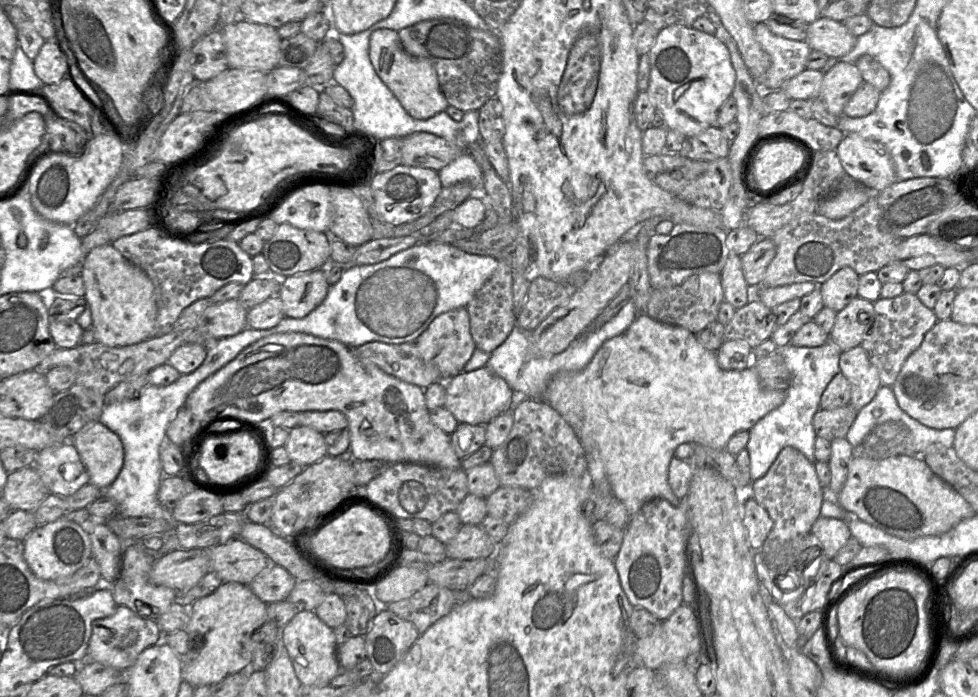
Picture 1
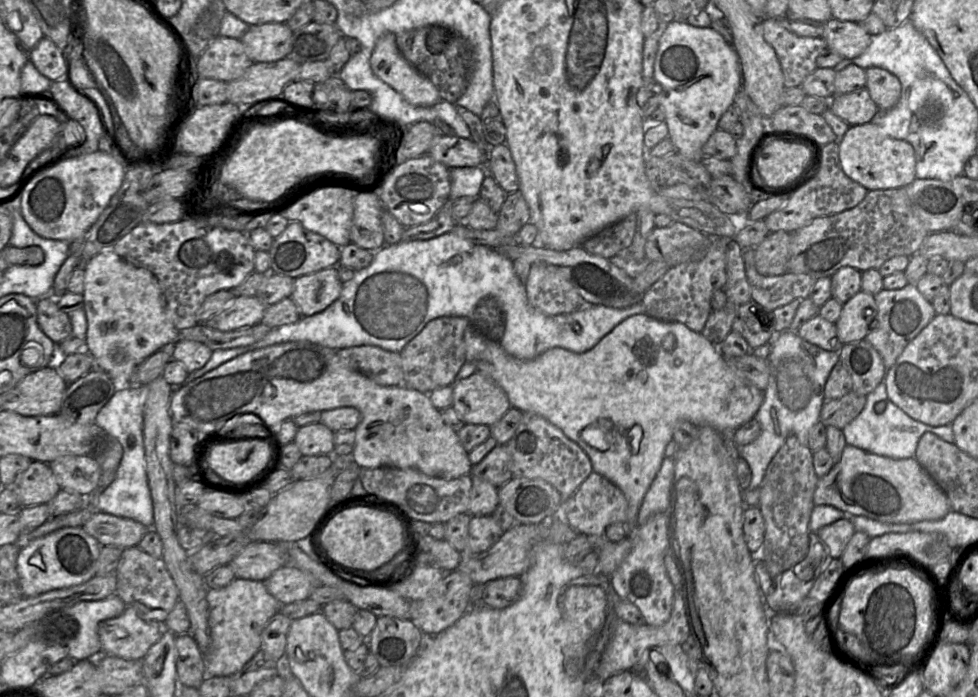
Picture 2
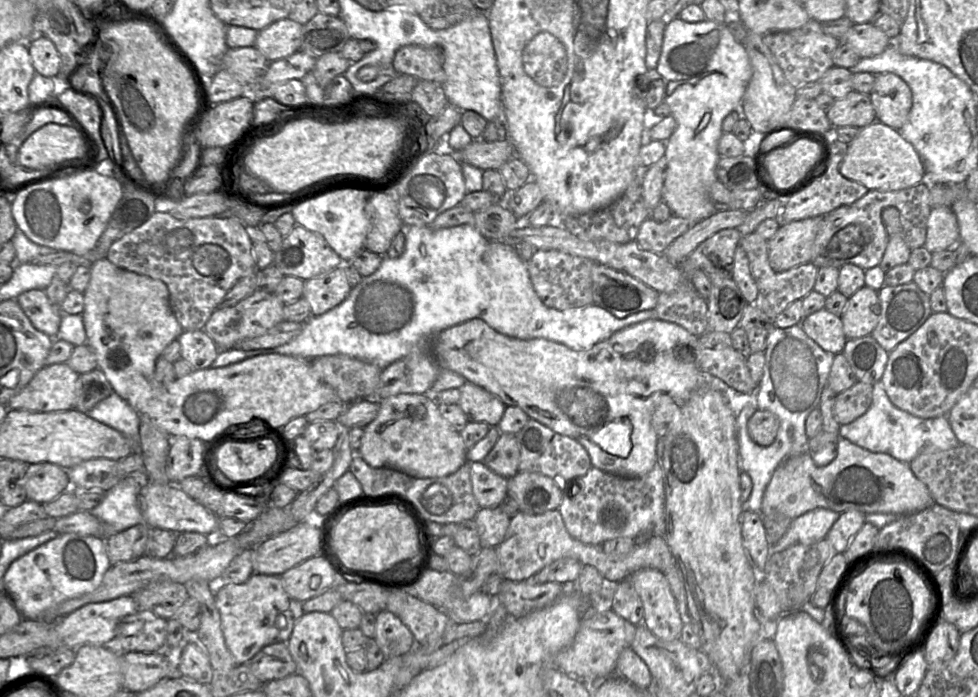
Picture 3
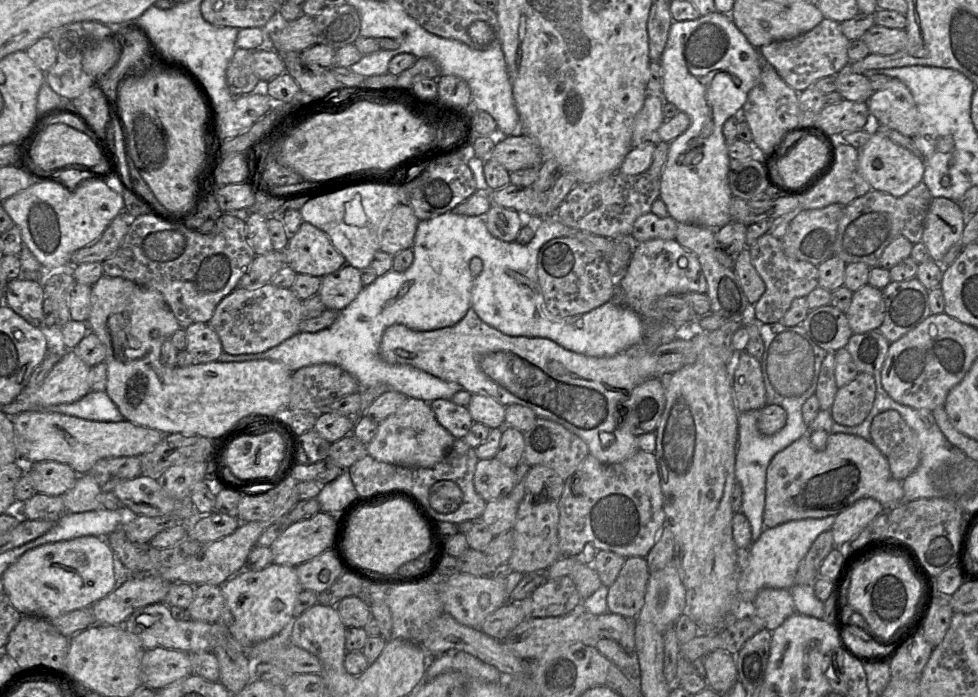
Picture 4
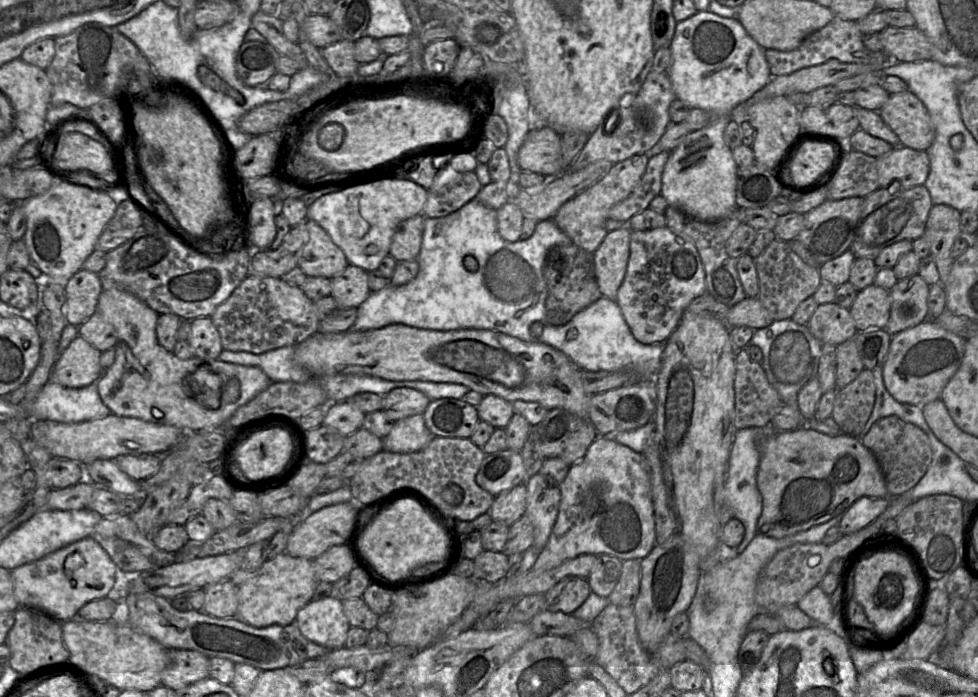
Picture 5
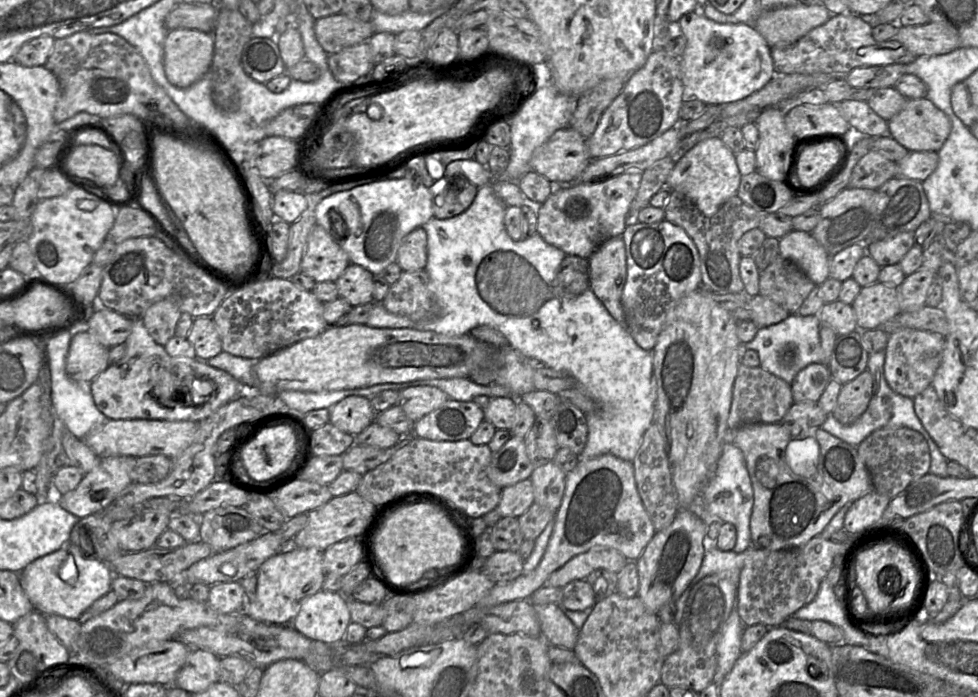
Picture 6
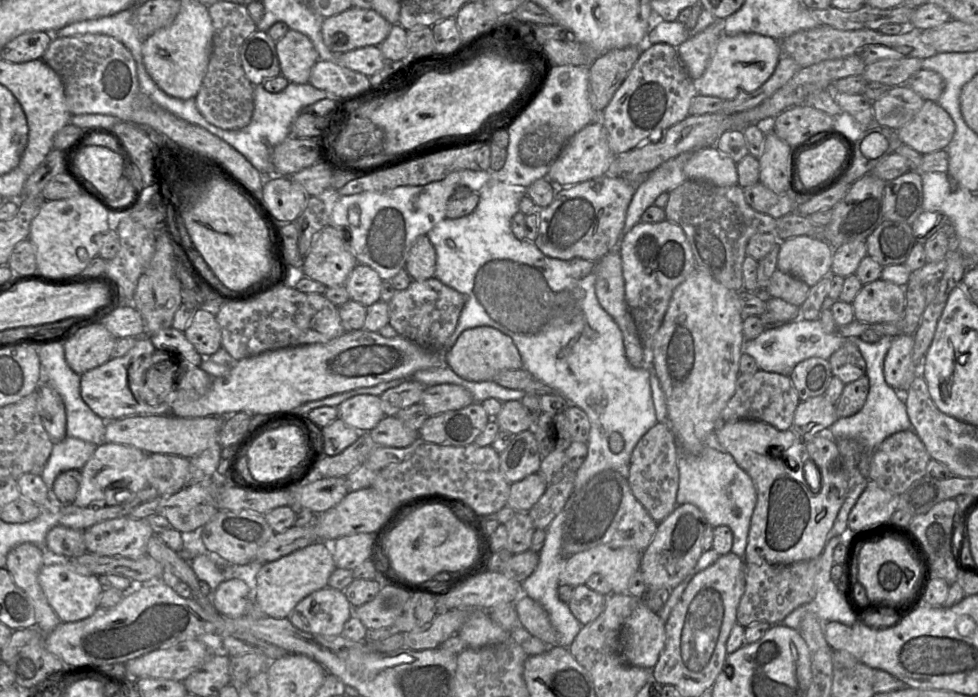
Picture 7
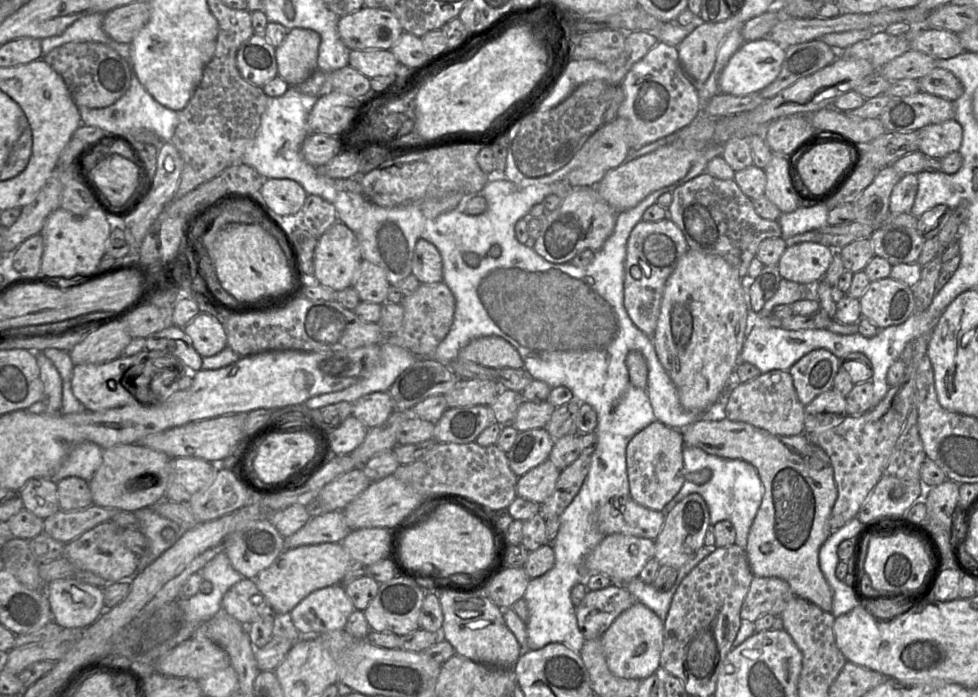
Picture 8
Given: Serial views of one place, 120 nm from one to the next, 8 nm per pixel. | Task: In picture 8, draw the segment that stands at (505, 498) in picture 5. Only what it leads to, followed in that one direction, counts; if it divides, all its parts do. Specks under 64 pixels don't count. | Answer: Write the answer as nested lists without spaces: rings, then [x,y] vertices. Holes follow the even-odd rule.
[[[547,459],[518,477],[517,497],[543,504],[552,495],[560,473],[561,471]]]

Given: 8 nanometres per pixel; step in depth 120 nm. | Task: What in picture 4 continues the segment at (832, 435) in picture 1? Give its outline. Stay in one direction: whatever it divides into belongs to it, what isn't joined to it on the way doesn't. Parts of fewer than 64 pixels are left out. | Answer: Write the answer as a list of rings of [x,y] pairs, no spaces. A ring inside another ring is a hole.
[[[859,373],[850,383],[838,388],[831,407],[835,423],[843,426],[857,426],[870,413],[876,396],[873,375]]]

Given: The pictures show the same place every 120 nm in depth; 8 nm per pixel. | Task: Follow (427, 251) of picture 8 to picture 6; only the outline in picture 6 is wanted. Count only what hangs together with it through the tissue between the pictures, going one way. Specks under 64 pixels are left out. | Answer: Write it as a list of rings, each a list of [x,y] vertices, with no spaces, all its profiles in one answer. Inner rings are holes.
[[[423,227],[408,233],[398,249],[396,263],[402,271],[424,270],[427,264],[427,234]]]

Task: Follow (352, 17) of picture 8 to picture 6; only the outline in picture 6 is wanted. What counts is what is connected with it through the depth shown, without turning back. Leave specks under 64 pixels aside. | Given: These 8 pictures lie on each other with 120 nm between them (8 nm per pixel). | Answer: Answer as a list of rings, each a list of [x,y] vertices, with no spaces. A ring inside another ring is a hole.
[[[344,14],[316,19],[314,30],[317,41],[328,54],[337,53],[361,42],[368,42],[375,33],[371,21],[353,20]]]

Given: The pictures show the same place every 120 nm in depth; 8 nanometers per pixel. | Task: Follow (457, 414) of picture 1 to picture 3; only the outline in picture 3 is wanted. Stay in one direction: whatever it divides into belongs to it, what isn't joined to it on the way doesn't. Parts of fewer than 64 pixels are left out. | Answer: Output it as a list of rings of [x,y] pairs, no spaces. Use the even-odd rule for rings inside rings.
[[[468,381],[458,389],[461,393],[458,405],[470,422],[498,425],[506,408],[499,397]]]

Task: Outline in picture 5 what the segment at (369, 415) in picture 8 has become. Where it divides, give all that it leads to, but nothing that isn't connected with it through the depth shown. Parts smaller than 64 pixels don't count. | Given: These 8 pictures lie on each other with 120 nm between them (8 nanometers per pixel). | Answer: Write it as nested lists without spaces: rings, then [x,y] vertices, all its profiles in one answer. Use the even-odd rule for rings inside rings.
[[[350,401],[329,403],[325,408],[323,425],[336,429],[344,437],[362,428],[365,413]]]

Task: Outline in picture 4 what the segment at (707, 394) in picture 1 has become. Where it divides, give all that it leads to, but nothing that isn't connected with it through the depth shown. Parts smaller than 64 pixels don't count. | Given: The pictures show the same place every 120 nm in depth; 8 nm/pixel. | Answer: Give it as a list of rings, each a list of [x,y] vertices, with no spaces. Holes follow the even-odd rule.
[[[470,310],[457,324],[431,331],[417,331],[402,324],[392,325],[388,327],[382,335],[379,354],[382,360],[388,364],[413,366],[442,380],[456,382],[472,395],[479,394],[492,397],[504,406],[509,406],[511,404],[520,404],[526,406],[533,410],[539,418],[544,418],[559,423],[572,433],[579,436],[588,445],[589,453],[600,462],[604,464],[614,464],[626,460],[636,451],[640,450],[637,444],[637,436],[627,430],[627,427],[623,425],[621,421],[621,405],[629,398],[635,387],[640,385],[645,380],[653,377],[647,375],[647,373],[642,370],[642,362],[650,355],[650,352],[653,349],[655,348],[652,347],[652,345],[638,343],[613,356],[586,356],[567,350],[556,342],[547,338],[506,335],[483,322],[474,311]]]

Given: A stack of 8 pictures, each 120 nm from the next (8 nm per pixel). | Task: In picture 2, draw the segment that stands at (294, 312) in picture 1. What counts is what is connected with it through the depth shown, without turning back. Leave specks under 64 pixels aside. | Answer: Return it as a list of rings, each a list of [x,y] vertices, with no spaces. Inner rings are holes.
[[[329,267],[296,278],[290,298],[301,317],[311,316],[330,306],[340,296],[342,286],[337,268]]]

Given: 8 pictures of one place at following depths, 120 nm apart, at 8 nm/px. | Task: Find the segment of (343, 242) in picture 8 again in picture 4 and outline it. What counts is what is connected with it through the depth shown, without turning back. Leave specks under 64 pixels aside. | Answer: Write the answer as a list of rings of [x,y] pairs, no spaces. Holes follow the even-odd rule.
[[[303,221],[286,246],[286,265],[297,274],[308,274],[322,278],[334,273],[346,264],[345,257],[333,246],[329,237],[312,224]]]

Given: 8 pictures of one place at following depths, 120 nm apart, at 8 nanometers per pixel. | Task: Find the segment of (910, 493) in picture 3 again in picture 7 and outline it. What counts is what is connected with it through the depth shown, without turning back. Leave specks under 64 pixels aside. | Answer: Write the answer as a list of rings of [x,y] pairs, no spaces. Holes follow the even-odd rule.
[[[722,418],[719,419],[717,430],[714,432],[718,444],[751,477],[757,491],[757,502],[751,517],[744,556],[745,563],[791,564],[821,555],[848,493],[848,472],[845,464],[835,440],[825,433],[826,431],[821,431],[815,435],[804,434],[797,437],[792,427],[780,431],[759,421],[738,420],[727,423]],[[807,460],[812,460],[821,471],[820,492],[814,493],[806,484],[804,464]]]

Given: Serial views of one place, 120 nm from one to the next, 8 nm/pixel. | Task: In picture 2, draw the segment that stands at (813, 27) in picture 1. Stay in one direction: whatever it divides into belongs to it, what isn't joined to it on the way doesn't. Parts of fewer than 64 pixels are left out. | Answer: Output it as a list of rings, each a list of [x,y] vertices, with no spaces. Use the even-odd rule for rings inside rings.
[[[835,18],[825,22],[822,38],[827,48],[841,55],[843,59],[860,56],[867,50],[872,40],[872,36],[859,23]]]

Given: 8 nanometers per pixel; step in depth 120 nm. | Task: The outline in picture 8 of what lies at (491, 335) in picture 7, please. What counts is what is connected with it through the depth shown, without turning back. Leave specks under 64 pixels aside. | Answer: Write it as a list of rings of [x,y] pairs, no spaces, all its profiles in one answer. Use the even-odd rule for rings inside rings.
[[[498,336],[472,340],[460,350],[457,359],[471,361],[491,369],[524,368],[524,361],[518,351]]]

